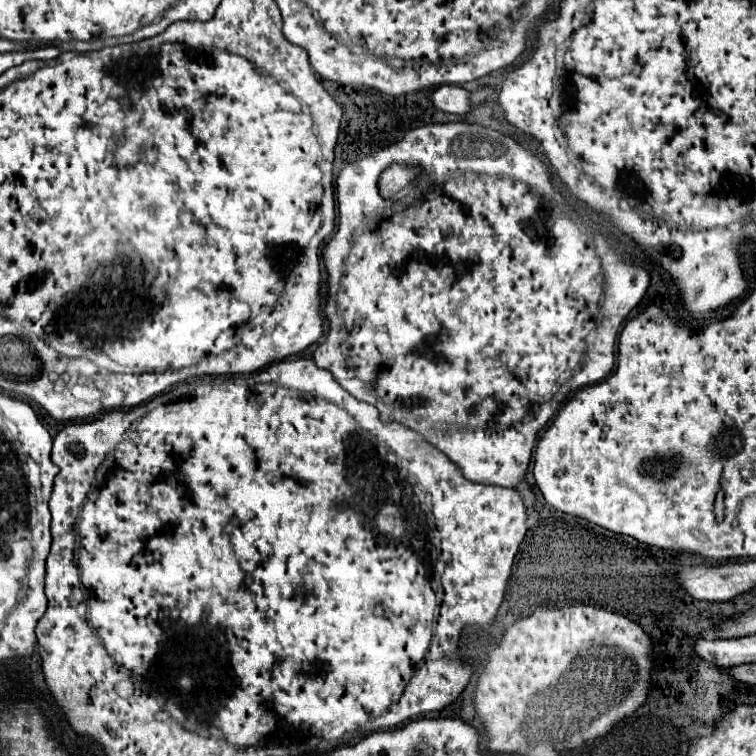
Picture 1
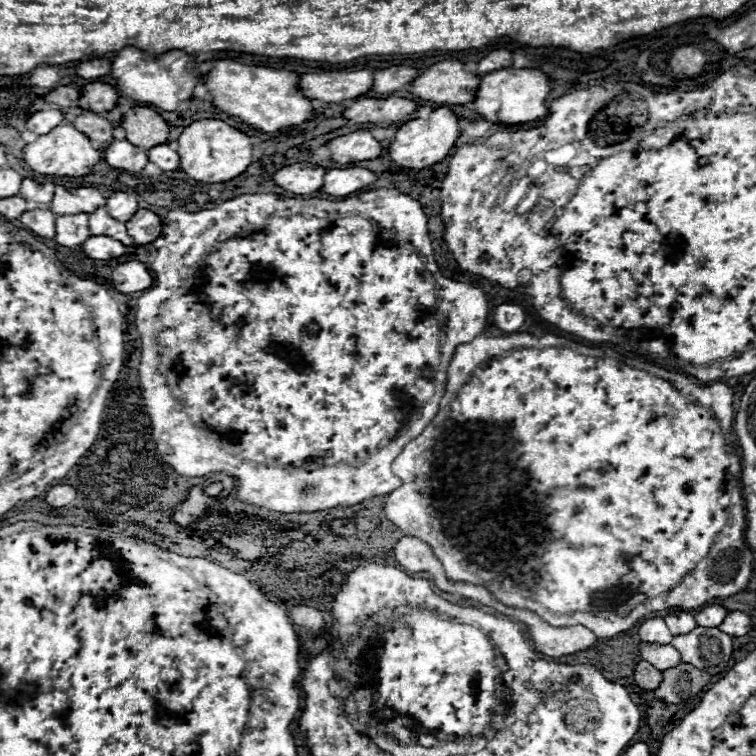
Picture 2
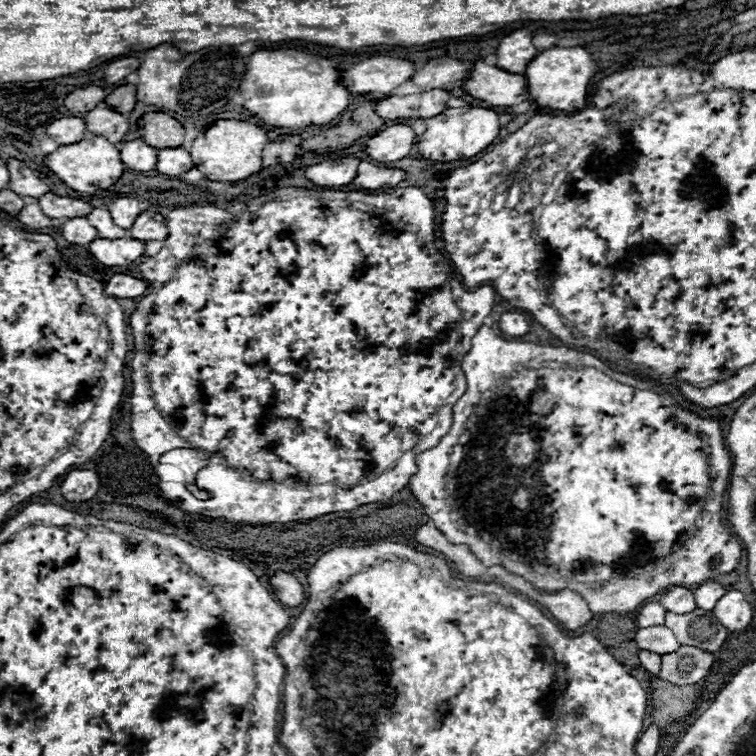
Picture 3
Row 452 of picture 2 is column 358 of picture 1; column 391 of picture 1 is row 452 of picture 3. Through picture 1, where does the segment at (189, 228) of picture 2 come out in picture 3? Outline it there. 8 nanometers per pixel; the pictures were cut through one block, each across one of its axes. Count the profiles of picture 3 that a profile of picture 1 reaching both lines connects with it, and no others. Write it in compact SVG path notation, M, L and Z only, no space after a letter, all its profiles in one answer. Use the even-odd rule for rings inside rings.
M286 188L284 190L284 196L278 198L278 200L272 200L268 202L268 194L264 196L258 196L258 198L252 198L252 200L246 200L246 202L240 202L240 204L234 204L234 206L228 206L228 208L216 208L214 204L206 205L191 205L186 207L179 207L168 216L166 216L166 226L168 226L168 238L164 240L164 246L162 250L154 256L154 258L148 258L144 264L142 264L142 274L146 276L146 280L150 282L150 292L142 302L142 316L140 316L140 308L132 314L132 320L130 320L130 326L132 326L132 334L134 334L134 344L136 344L136 356L132 360L132 436L134 436L134 442L138 448L142 448L152 466L158 466L158 460L164 452L168 450L174 450L174 448L194 448L202 454L206 454L210 458L208 466L202 468L194 482L200 490L206 490L202 488L206 478L210 476L210 480L214 484L210 484L210 490L206 490L210 494L208 500L198 500L194 496L176 496L176 502L182 510L188 510L188 512L198 512L198 514L204 514L204 516L212 516L212 518L226 518L226 520L232 520L232 522L248 522L248 524L270 524L270 522L300 522L300 520L312 520L312 518L318 518L318 516L324 516L324 514L330 514L330 512L350 512L362 504L374 504L374 502L386 502L388 498L392 498L396 492L400 492L411 476L414 476L417 472L417 466L415 463L415 456L428 450L428 440L426 440L426 430L434 430L436 426L442 426L442 424L450 424L450 428L453 423L452 406L462 396L462 392L466 390L466 378L460 367L460 362L464 358L464 354L470 350L470 340L472 336L478 332L478 328L482 326L484 318L492 312L494 304L496 304L496 292L490 288L490 286L480 286L476 290L468 290L456 270L452 270L452 266L448 264L448 260L438 252L438 248L434 246L434 206L430 202L430 198L420 190L420 188L397 188L392 193L381 193L378 196L370 196L362 191L350 191L344 192L340 190L326 190L326 192L316 192L316 190L306 190L306 188ZM290 474L304 474L304 480L306 482L314 482L314 484L302 482L302 486L286 486L286 482L264 482L264 480L282 480L282 478L290 478ZM376 476L384 478L382 482L384 488L382 490L364 490L364 484L366 482L358 482L358 478L370 478L374 480Z

